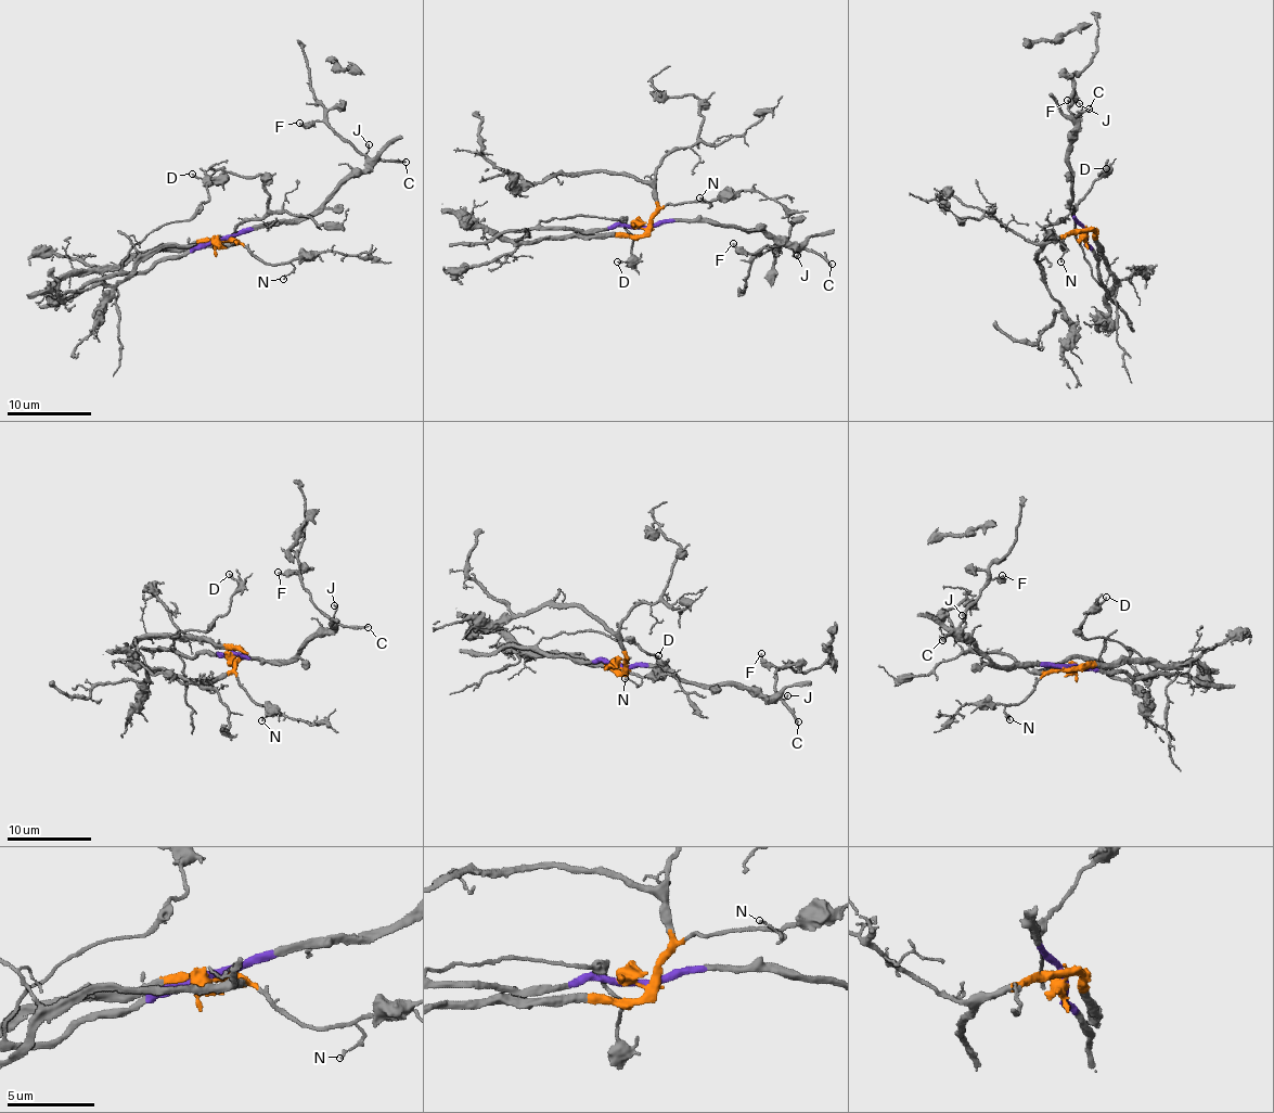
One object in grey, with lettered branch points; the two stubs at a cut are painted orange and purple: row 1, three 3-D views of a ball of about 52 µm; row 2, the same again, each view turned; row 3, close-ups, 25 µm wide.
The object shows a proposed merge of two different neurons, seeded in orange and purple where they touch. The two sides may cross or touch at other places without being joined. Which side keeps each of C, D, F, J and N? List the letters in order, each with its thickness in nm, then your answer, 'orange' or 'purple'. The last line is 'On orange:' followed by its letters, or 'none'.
C: calibre 200 nm; purple
D: calibre 150 nm; purple
F: calibre 240 nm; purple
J: calibre 150 nm; purple
N: calibre 130 nm; orange
On orange: N

